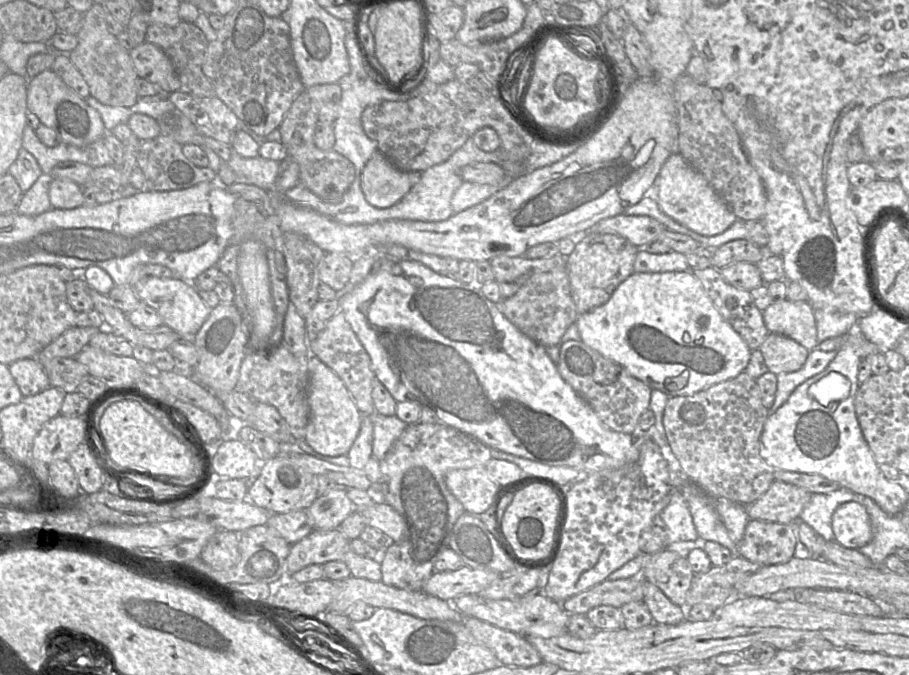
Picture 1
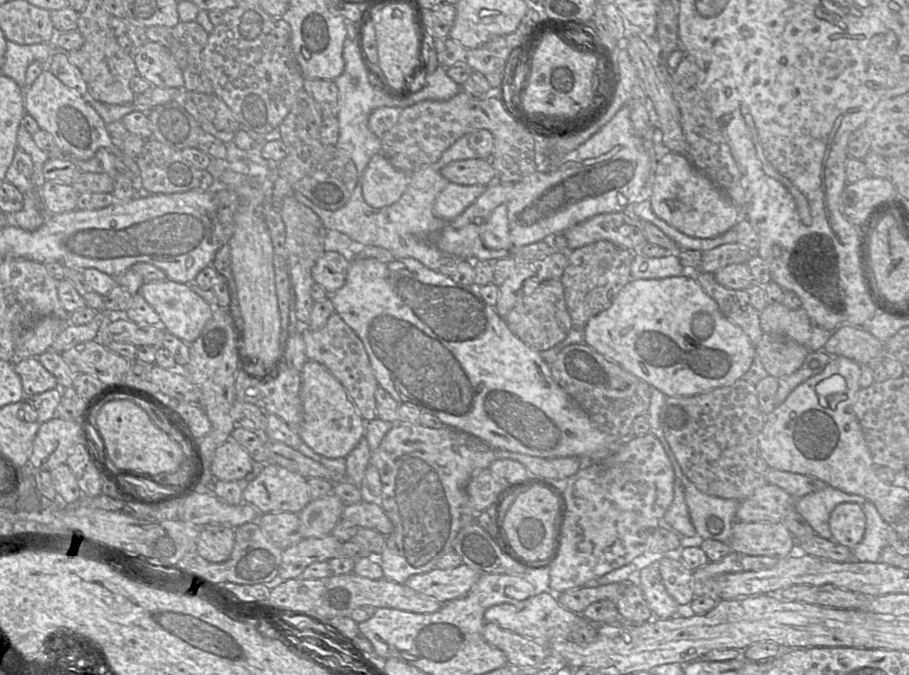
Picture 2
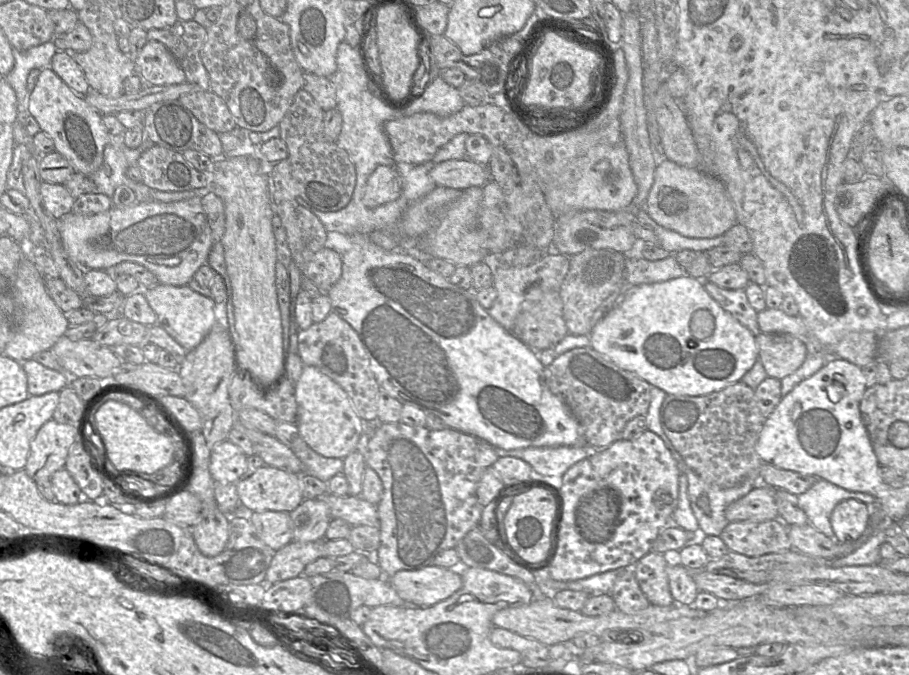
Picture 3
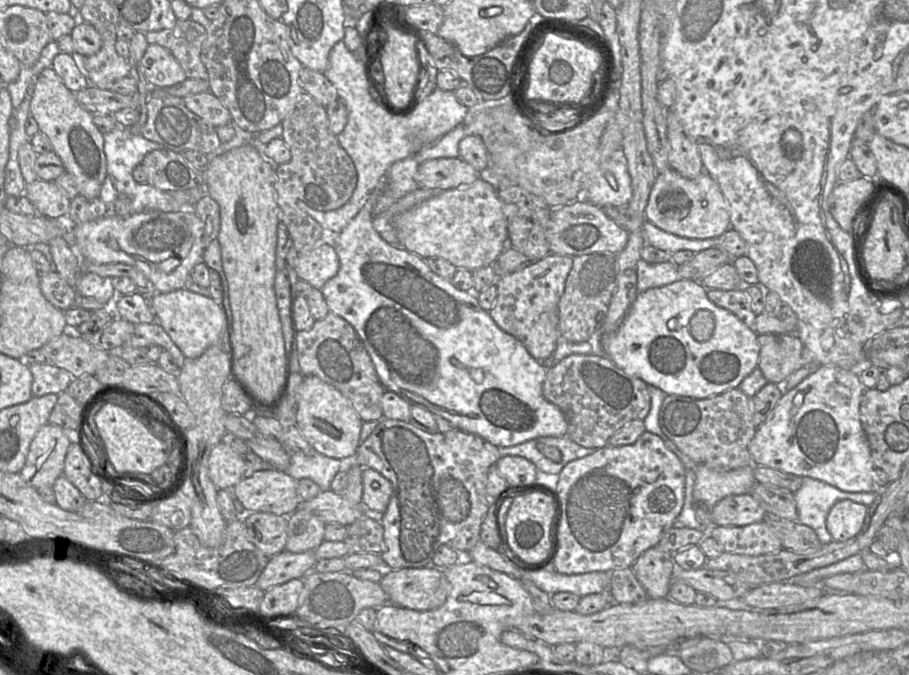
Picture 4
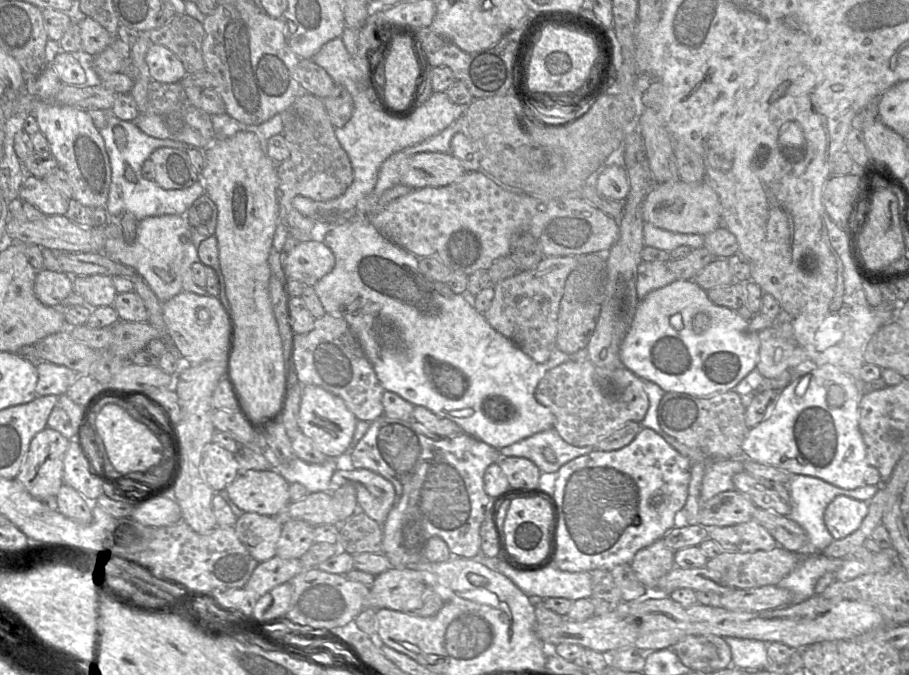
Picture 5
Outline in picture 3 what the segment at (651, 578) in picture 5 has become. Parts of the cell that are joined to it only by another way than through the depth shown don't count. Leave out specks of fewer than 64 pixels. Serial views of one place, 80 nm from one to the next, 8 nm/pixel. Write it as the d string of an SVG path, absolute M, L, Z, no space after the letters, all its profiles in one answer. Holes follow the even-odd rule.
M652 551L633 565L637 583L652 605L670 606L674 604L669 589L667 567L668 563L663 554Z

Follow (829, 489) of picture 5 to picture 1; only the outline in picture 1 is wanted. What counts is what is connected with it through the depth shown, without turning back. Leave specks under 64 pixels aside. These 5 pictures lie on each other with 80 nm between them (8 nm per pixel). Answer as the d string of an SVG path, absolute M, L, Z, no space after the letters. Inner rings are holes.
M840 488L826 494L814 493L800 514L800 520L805 522L826 541L834 541L832 530L832 515L842 503L860 501L864 495L856 494L848 489Z

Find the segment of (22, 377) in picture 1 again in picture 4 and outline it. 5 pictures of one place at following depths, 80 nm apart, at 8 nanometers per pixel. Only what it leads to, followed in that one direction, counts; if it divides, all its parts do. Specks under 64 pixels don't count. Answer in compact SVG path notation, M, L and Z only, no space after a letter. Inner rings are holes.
M34 363L29 365L32 373L31 392L35 397L56 394L66 391L73 380L73 375L65 369L50 363Z

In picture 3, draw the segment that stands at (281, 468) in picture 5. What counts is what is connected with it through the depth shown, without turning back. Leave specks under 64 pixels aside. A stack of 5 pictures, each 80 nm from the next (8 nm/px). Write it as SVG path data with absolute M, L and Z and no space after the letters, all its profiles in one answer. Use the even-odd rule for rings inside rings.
M306 443L299 444L294 453L304 465L305 474L314 476L326 483L335 475L343 474L342 458L327 458L312 450Z

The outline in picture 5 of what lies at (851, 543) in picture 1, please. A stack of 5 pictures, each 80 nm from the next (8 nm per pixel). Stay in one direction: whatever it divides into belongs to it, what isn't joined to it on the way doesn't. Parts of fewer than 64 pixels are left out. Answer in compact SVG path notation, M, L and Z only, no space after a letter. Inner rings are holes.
M839 495L826 507L824 523L833 539L841 540L858 530L867 514L868 502Z

